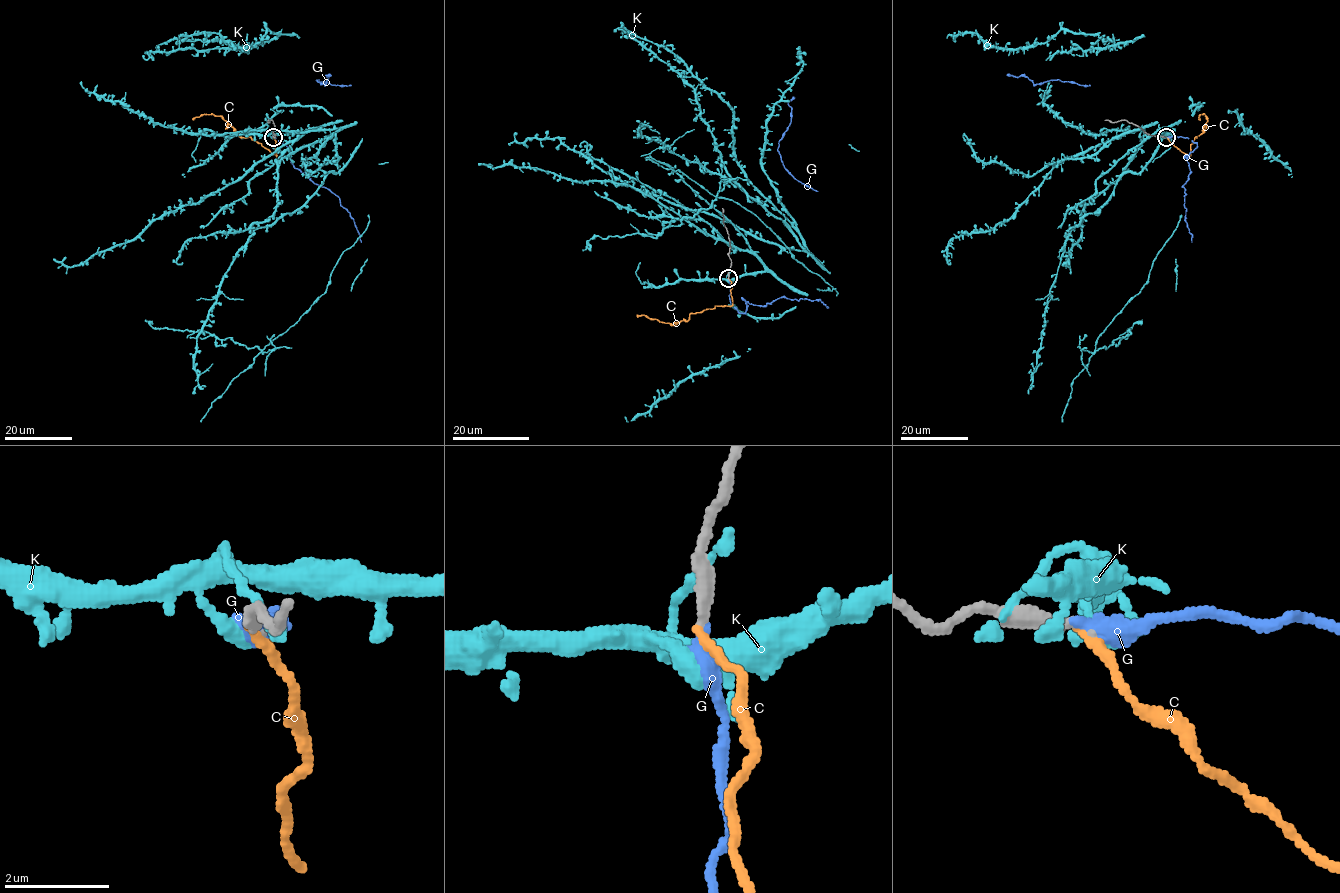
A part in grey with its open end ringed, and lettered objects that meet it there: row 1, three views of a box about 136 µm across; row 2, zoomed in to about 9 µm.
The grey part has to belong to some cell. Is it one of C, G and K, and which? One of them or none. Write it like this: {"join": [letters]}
{"join": ["G"]}

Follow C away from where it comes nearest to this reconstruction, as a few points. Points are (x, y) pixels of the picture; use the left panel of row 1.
C: (273, 137), (276, 155), (249, 137), (240, 137), (220, 116), (202, 114), (192, 119)

